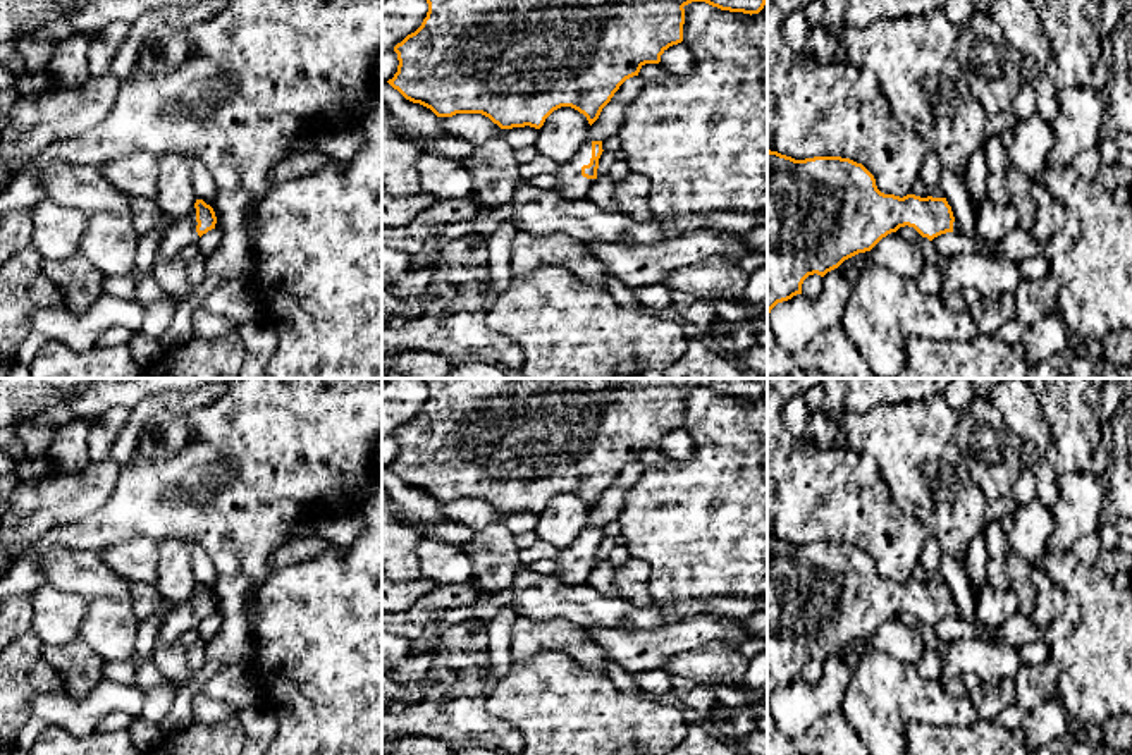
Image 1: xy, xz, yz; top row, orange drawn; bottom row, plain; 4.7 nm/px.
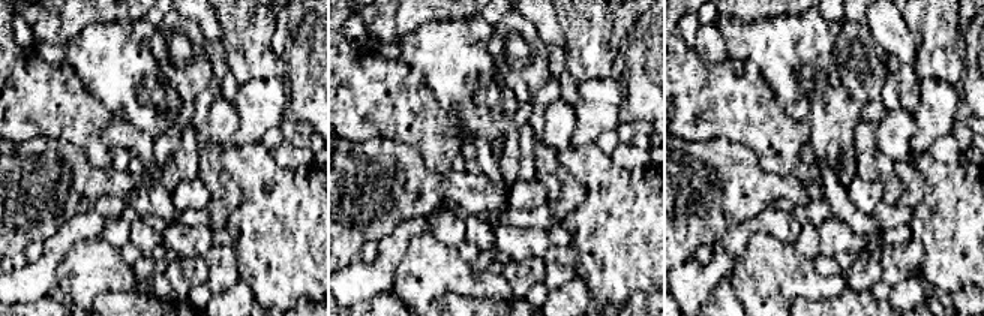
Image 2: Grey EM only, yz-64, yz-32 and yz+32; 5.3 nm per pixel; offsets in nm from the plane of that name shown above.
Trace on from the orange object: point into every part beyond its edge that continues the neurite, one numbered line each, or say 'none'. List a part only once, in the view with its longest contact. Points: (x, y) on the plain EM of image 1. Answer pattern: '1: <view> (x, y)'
1: xz (572, 571)

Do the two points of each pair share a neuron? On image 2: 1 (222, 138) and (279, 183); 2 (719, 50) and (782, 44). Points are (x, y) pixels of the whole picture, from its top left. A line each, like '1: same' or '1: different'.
1: different
2: different

